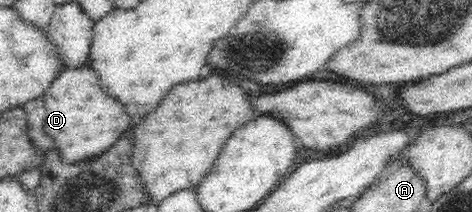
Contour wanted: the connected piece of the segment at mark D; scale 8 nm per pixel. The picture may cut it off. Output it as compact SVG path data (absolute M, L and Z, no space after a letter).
M88 66L62 70L41 97L22 106L27 124L25 137L36 157L44 159L54 149L64 165L77 165L101 157L125 135L133 120L116 99L103 93L98 75Z

